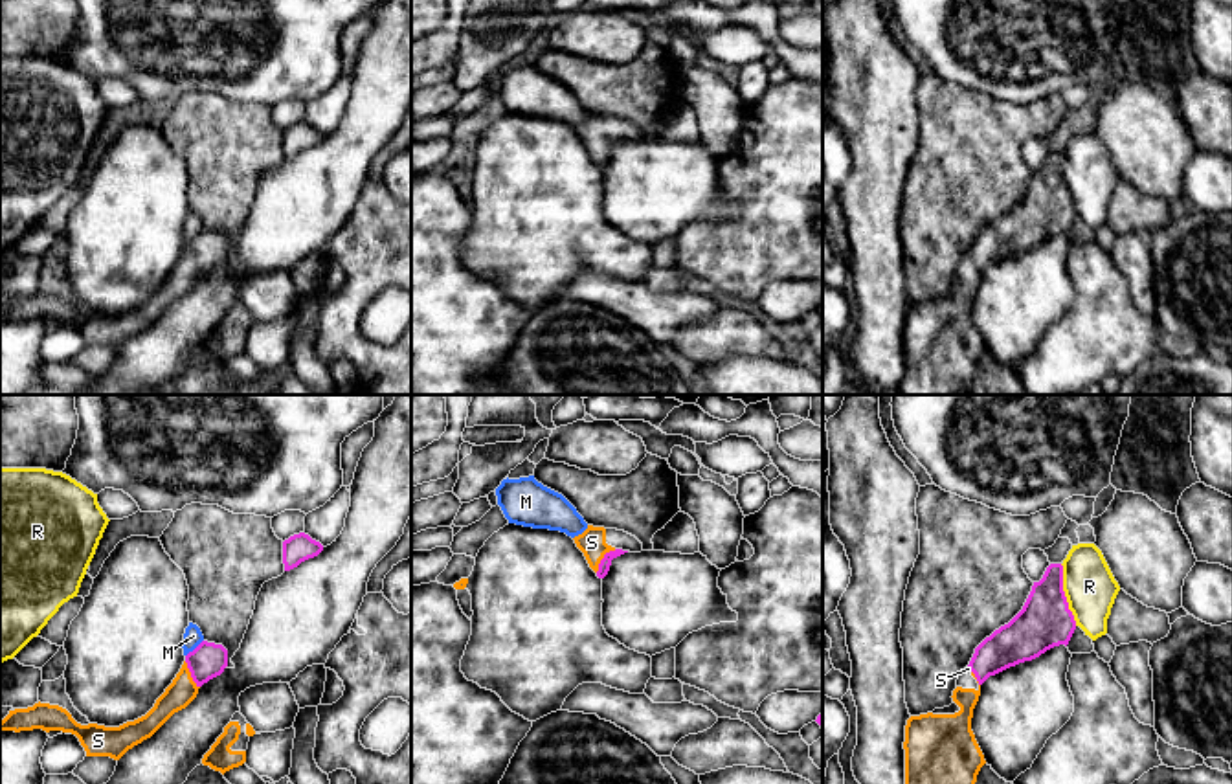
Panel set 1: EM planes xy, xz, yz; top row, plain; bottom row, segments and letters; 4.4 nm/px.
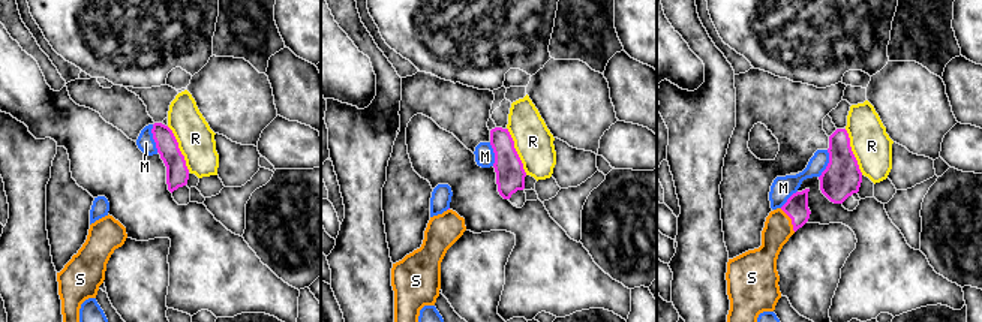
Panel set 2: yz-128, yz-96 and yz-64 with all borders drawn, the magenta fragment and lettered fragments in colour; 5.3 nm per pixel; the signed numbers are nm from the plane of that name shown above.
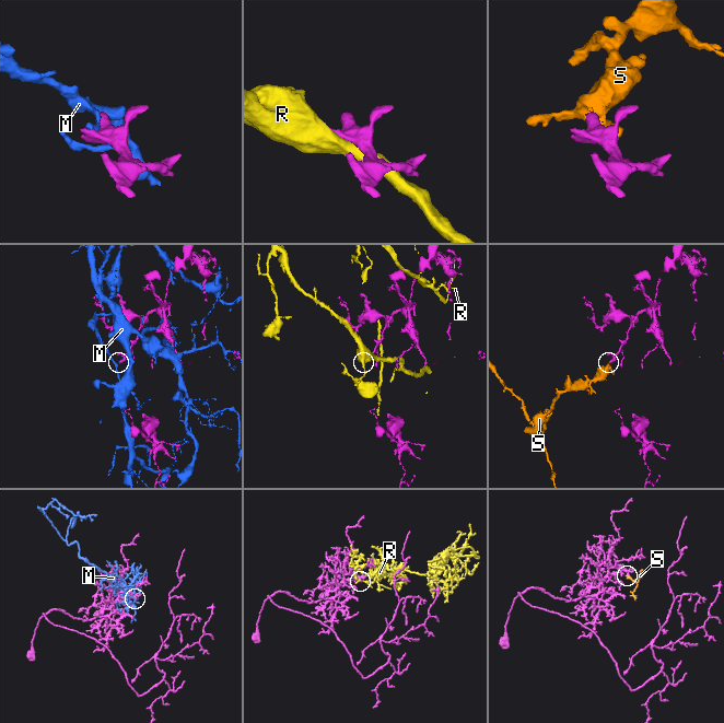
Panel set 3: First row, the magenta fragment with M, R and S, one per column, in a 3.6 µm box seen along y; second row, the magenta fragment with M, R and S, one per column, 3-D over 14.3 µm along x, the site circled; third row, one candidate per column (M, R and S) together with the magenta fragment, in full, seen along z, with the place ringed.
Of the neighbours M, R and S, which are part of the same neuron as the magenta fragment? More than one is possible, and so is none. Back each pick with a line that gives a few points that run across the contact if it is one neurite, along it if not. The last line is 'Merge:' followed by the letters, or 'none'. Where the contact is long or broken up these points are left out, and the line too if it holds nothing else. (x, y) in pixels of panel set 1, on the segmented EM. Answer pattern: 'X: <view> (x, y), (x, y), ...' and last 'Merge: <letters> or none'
S: xz (604, 564), (603, 559), (592, 542)
Merge: S

